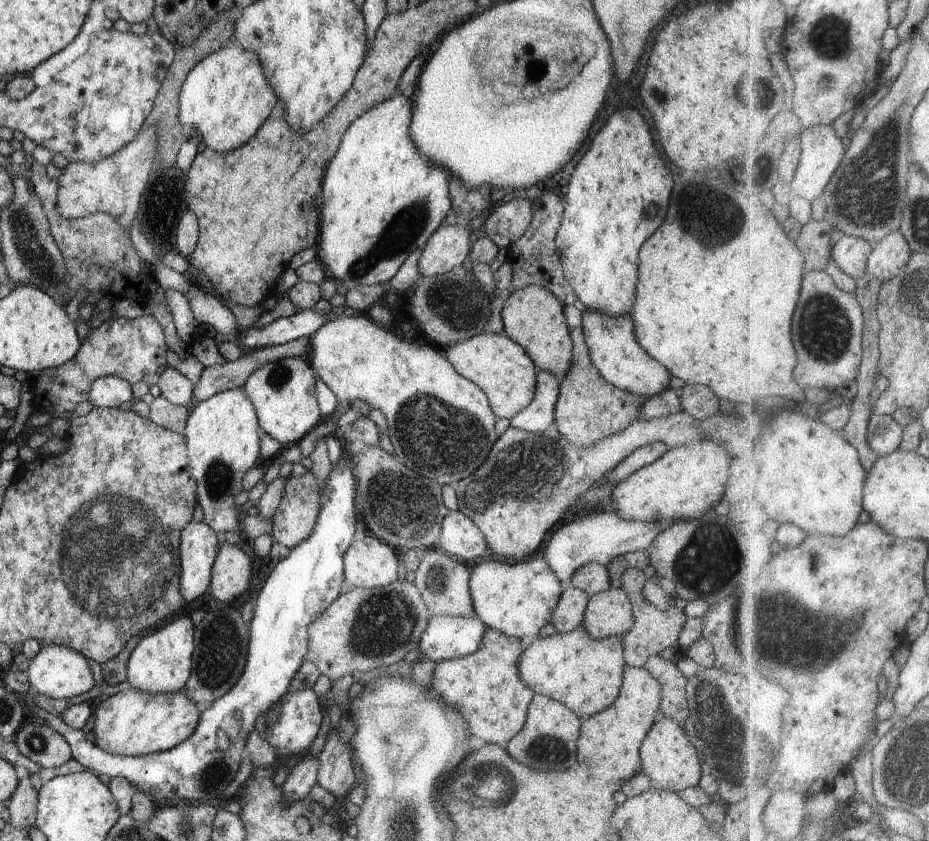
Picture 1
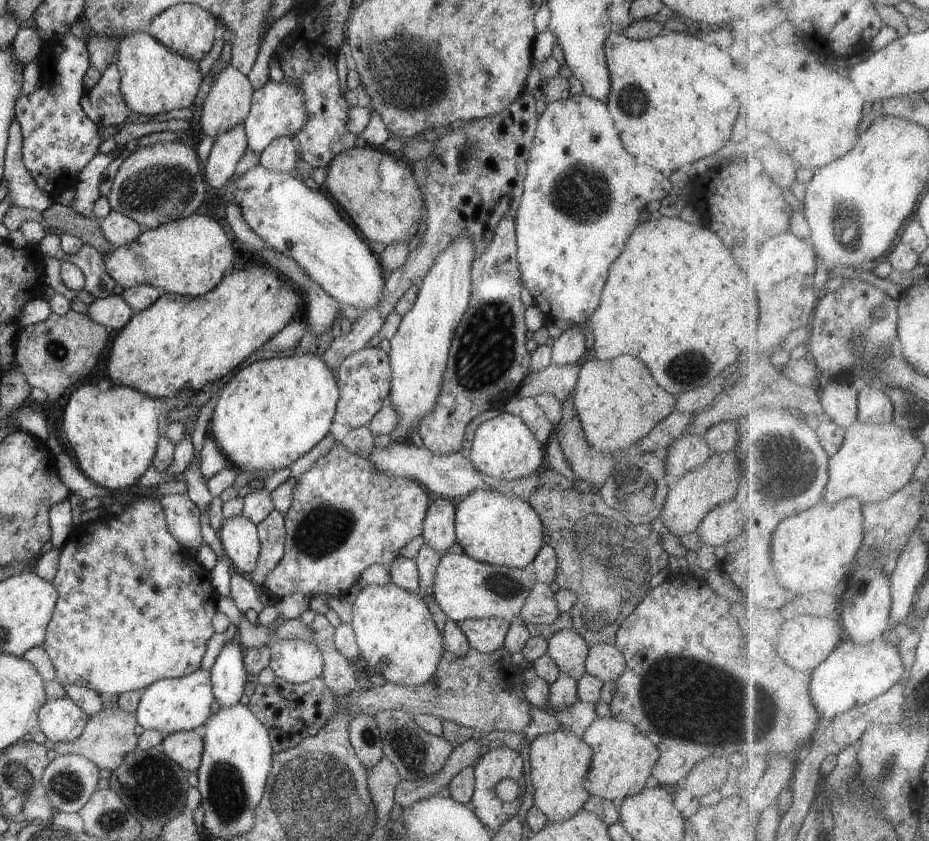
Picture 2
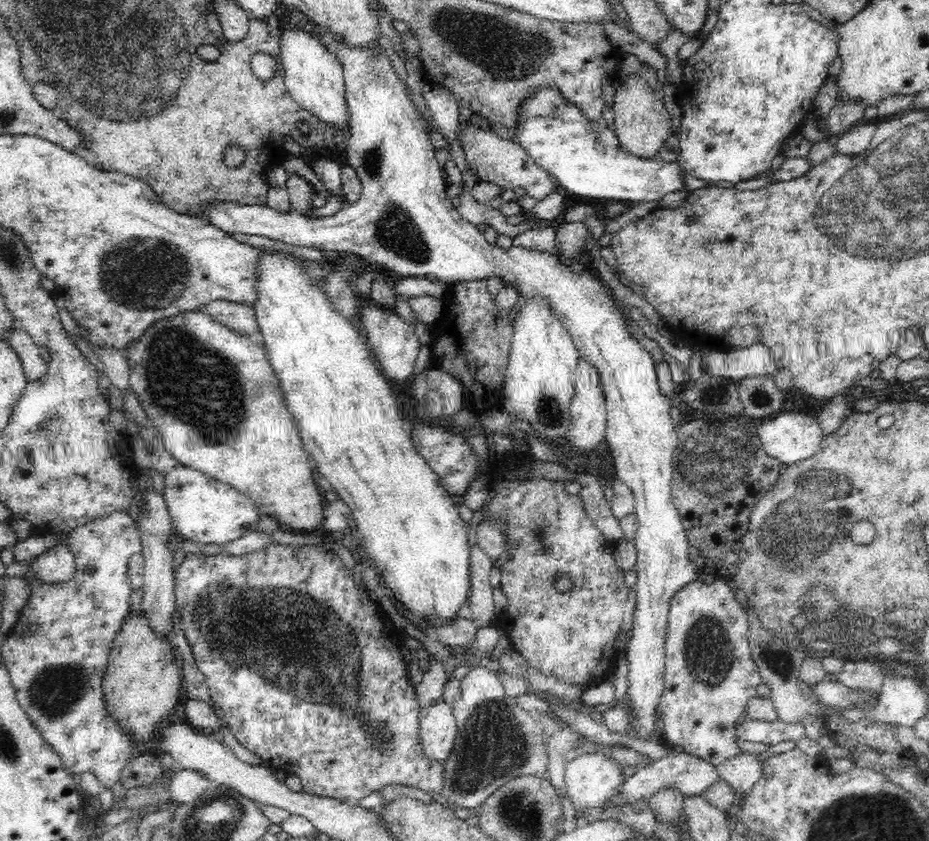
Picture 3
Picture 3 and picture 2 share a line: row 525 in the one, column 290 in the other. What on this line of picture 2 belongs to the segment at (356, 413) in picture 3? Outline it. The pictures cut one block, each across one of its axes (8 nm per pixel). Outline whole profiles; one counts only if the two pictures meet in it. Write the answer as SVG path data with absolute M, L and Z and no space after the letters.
M315 354L260 360L242 368L222 387L210 420L210 436L240 472L266 472L265 480L310 452L329 433L339 398L336 372Z

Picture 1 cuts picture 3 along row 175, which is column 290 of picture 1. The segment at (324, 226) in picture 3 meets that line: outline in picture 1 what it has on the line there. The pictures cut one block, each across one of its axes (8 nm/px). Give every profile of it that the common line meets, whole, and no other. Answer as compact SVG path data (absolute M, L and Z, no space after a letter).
M286 358L260 366L244 384L243 390L254 404L258 426L283 448L295 446L323 420L315 392L317 380L308 360Z

